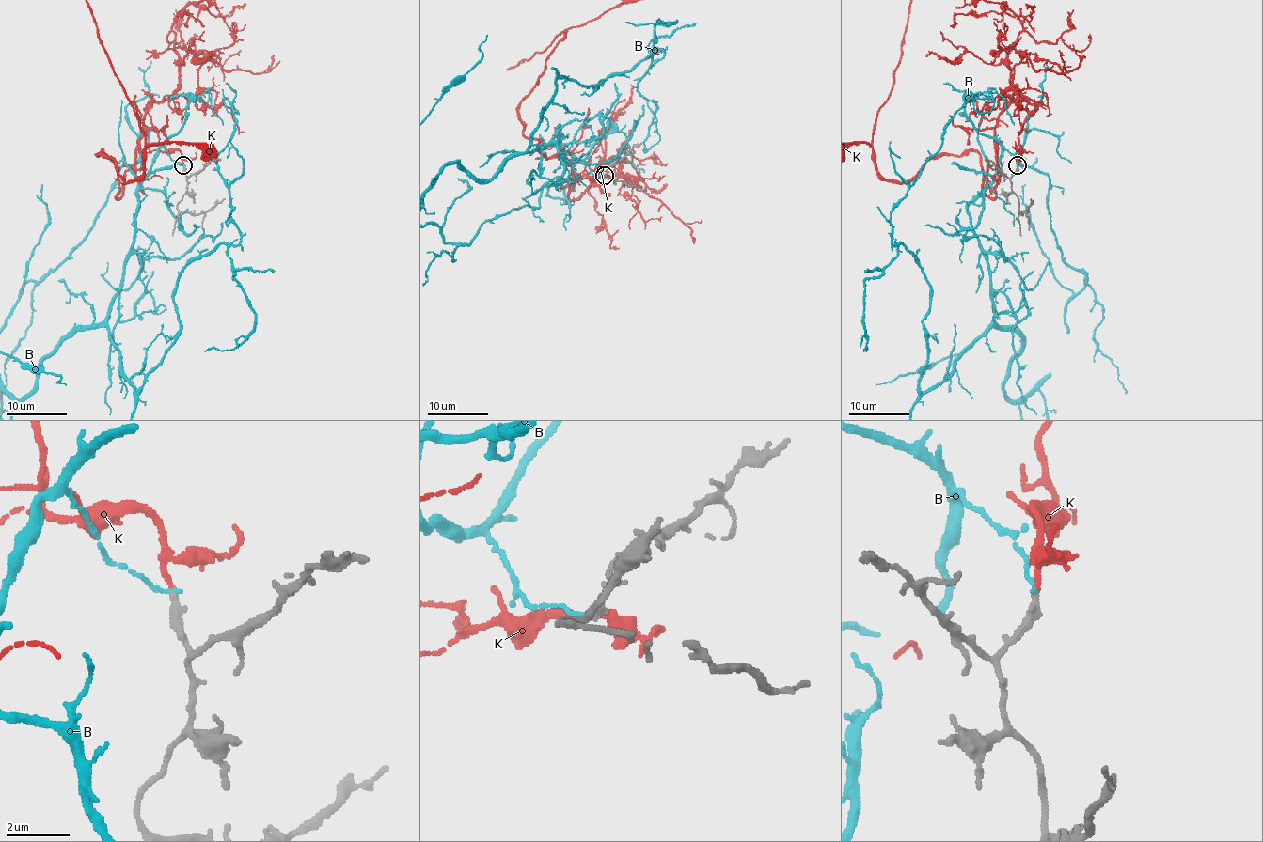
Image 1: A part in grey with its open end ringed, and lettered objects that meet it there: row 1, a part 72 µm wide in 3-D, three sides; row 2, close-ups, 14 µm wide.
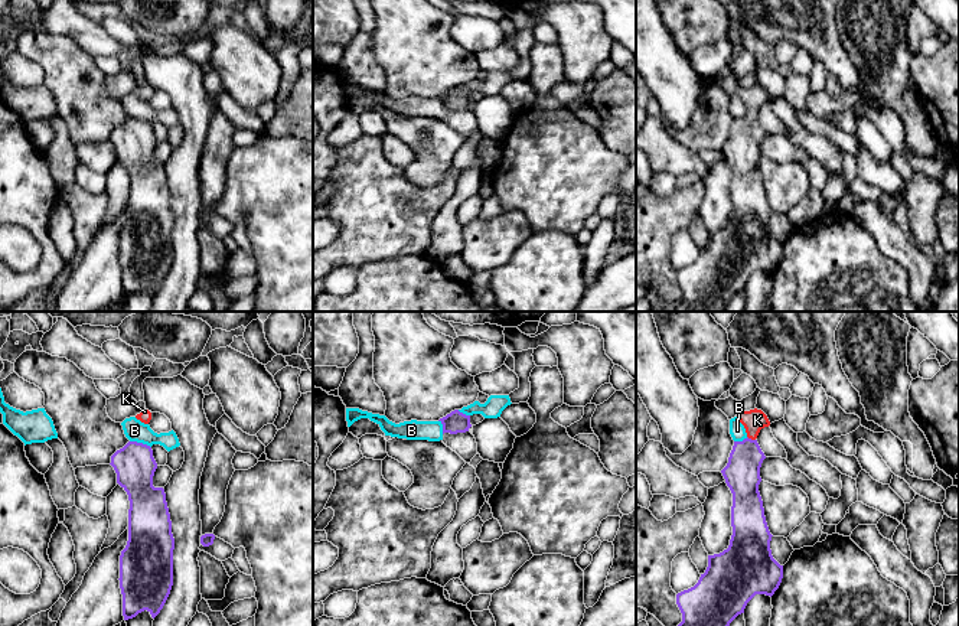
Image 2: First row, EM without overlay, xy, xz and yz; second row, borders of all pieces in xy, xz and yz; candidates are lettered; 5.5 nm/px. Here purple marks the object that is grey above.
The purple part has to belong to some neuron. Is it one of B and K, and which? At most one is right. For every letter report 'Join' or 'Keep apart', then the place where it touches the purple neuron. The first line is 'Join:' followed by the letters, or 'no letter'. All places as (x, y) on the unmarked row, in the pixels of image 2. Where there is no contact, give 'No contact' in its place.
Join: K
B: Keep apart. Touches purple at xy (140, 120)
K: Join. Touches purple at yz (750, 116)

